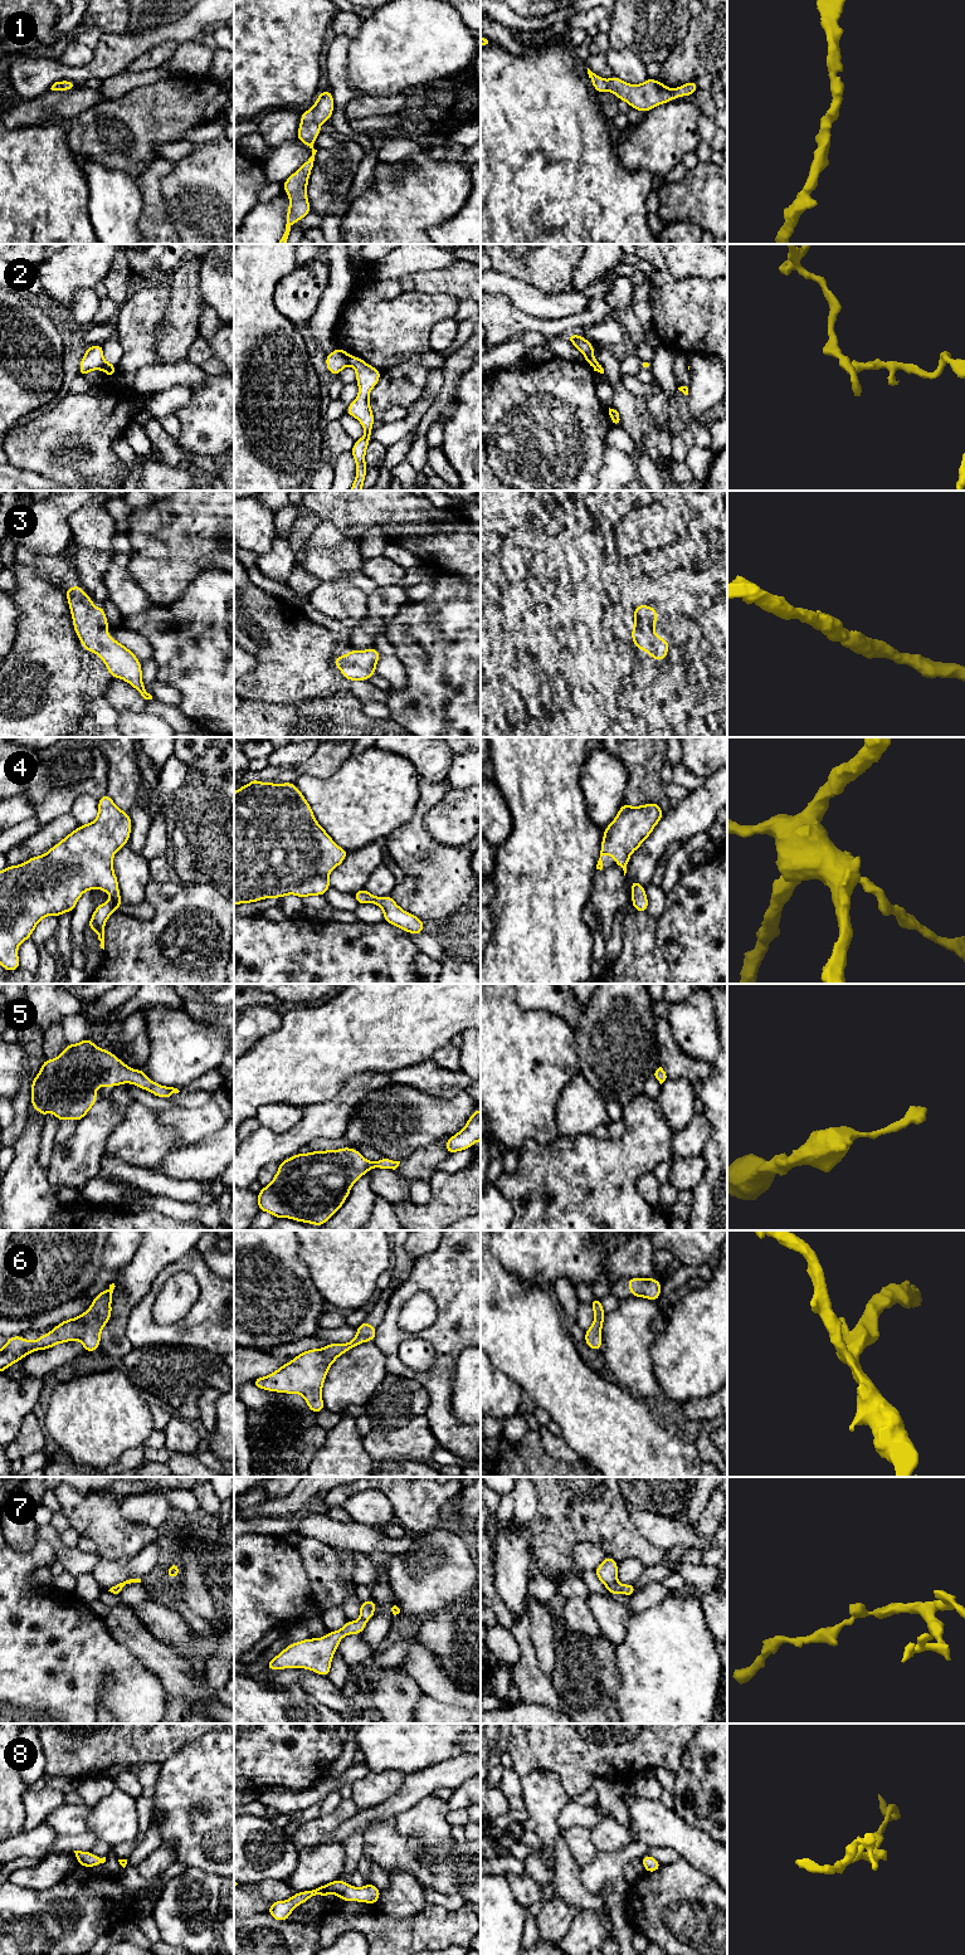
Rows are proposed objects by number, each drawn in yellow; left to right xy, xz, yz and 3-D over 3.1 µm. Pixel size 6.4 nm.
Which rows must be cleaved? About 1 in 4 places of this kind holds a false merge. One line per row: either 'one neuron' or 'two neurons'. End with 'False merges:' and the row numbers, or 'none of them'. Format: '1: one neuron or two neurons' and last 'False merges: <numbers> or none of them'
1: one neuron
2: two neurons
3: one neuron
4: one neuron
5: one neuron
6: one neuron
7: one neuron
8: one neuron
False merges: 2

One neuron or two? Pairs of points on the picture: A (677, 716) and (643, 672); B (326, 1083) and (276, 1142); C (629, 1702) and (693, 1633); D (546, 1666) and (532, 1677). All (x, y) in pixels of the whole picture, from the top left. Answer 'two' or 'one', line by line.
A: one
B: two
C: one
D: two

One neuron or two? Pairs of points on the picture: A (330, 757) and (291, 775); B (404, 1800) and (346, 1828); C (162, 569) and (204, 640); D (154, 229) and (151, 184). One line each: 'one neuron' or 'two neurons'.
A: one neuron
B: one neuron
C: two neurons
D: one neuron

